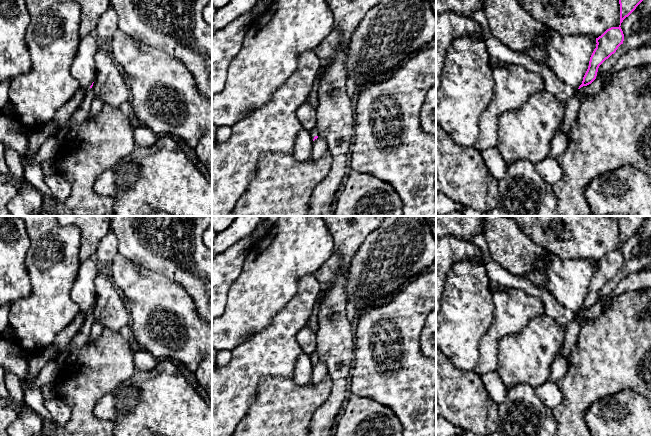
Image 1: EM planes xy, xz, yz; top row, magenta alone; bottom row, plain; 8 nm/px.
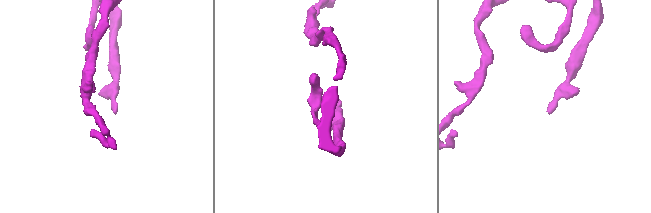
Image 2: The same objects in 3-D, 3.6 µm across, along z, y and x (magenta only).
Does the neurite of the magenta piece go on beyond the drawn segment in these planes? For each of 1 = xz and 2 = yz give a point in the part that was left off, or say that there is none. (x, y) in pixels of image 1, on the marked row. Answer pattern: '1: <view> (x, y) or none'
1: xz (313, 132)
2: none

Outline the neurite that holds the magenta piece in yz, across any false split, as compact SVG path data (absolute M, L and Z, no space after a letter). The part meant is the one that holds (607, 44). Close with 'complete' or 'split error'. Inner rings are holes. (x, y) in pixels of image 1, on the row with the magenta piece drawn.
M619 0L620 4L620 25L618 27L611 27L607 29L601 36L596 38L596 48L594 49L590 61L589 61L589 66L588 69L583 77L582 84L579 86L578 89L580 89L583 86L587 86L591 84L597 76L598 68L599 66L606 60L608 59L612 54L616 52L618 47L623 44L624 41L624 34L621 29L621 23L623 20L628 17L635 9L636 7L642 2L643 0Z; complete

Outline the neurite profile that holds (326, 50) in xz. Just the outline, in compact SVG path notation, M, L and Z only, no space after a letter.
M333 29L330 34L314 49L315 54L320 59L321 65L317 73L312 91L310 92L306 103L315 109L318 107L318 85L325 69L333 62L333 57L339 51L341 43L341 31Z

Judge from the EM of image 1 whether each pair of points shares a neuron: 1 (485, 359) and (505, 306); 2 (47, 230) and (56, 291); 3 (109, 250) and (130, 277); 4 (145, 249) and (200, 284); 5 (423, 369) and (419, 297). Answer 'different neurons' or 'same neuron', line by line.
1: same neuron
2: same neuron
3: different neurons
4: same neuron
5: same neuron

